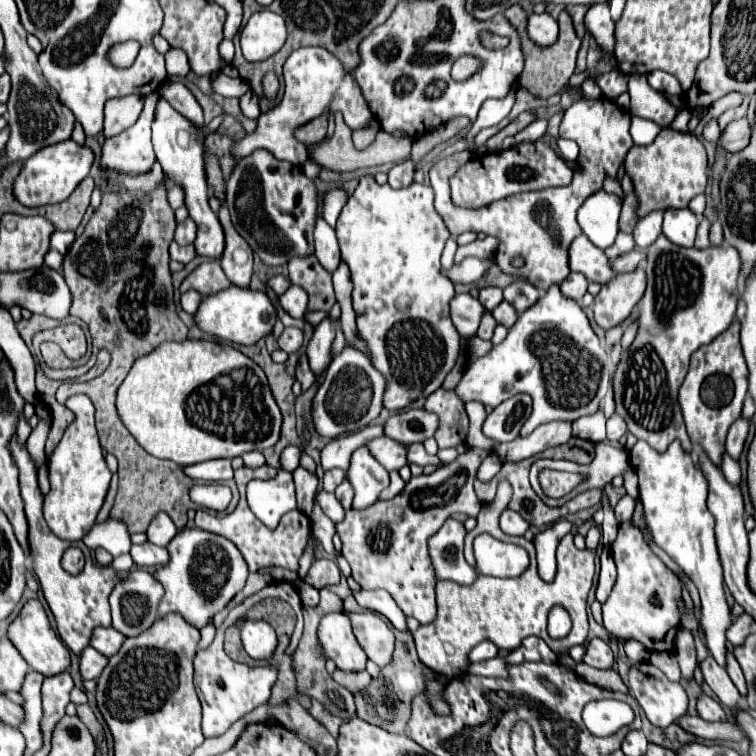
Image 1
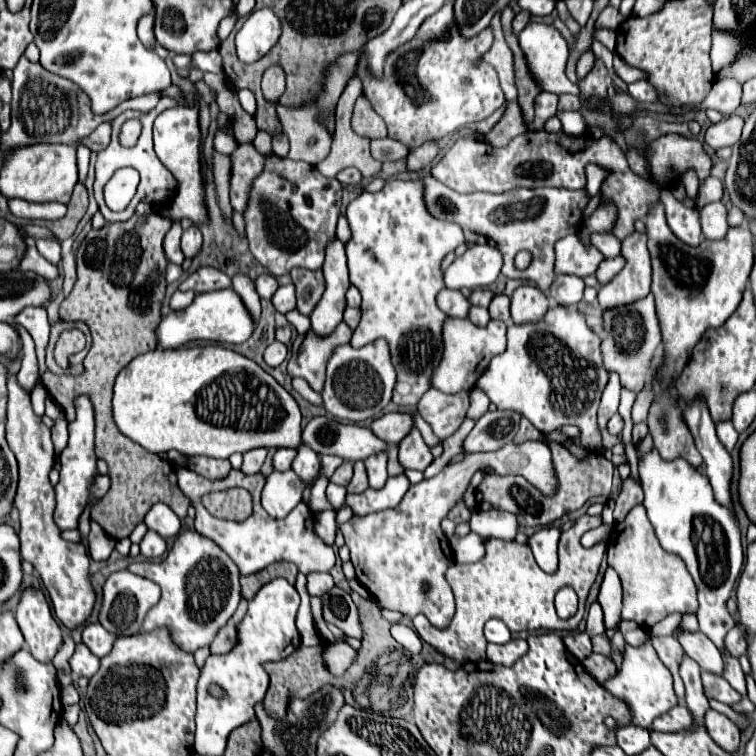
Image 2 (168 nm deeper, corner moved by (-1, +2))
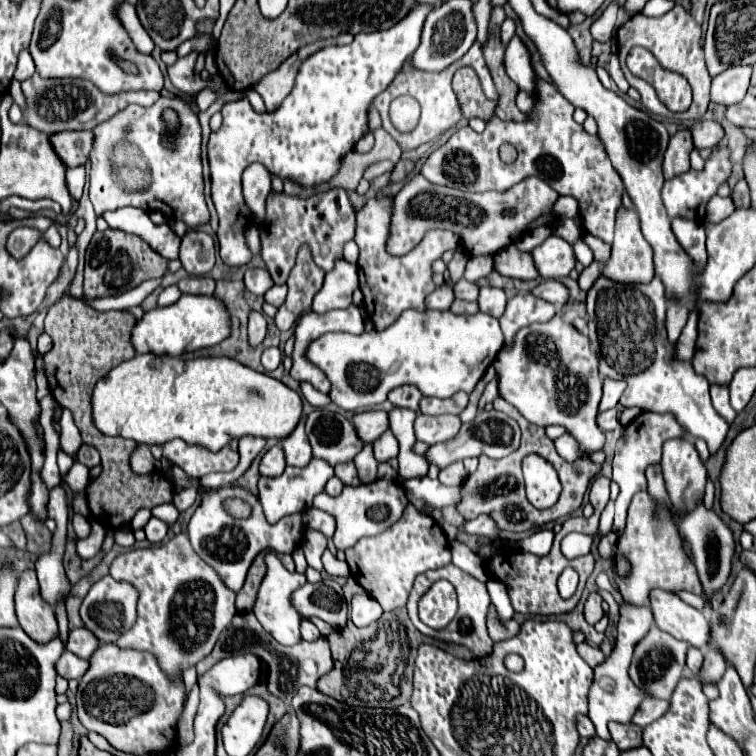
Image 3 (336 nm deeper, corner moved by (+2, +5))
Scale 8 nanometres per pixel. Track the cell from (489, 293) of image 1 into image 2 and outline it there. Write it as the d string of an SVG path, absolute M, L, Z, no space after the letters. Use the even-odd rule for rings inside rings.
M475 289L475 291L471 291L471 295L469 295L469 301L471 301L471 305L489 307L489 301L491 301L491 297L493 297L493 293L491 293L489 289Z

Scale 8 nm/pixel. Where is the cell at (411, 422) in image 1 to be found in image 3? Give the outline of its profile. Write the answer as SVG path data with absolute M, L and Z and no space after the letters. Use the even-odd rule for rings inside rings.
M370 410L370 412L356 414L352 418L352 424L364 442L374 442L376 438L380 438L380 434L384 434L384 430L390 428L388 412L384 410Z

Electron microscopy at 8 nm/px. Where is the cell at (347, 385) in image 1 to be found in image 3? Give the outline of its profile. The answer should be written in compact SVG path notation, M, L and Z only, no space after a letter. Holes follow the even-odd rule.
M406 310L390 328L382 332L372 330L358 336L344 334L344 332L328 332L308 346L306 356L330 380L328 396L336 406L348 412L364 412L376 404L382 404L388 392L402 384L414 384L416 388L420 388L424 396L436 396L436 398L448 398L460 390L470 394L476 382L484 376L488 366L494 362L502 346L504 346L504 336L498 320L484 312L478 312L474 316L458 316L452 314L450 310L448 312L426 310L426 314L420 314L416 310Z

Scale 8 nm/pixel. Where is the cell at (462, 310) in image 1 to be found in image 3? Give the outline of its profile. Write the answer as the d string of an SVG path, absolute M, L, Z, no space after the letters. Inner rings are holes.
M448 284L436 286L436 290L426 296L428 310L450 310L452 302L454 302L454 294L452 294L452 286Z

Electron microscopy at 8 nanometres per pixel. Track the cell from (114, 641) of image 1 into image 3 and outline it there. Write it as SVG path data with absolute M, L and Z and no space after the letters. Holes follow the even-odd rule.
M82 626L70 632L66 650L74 652L80 658L90 658L96 652L96 646L100 646L100 640L86 626Z

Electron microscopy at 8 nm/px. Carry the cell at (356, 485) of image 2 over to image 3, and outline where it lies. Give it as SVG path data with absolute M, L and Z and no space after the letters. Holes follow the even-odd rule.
M366 444L366 446L362 448L362 452L356 454L354 464L356 464L358 478L360 478L362 484L370 484L370 482L376 480L376 468L378 468L378 462L376 462L374 456L372 456L372 444Z

